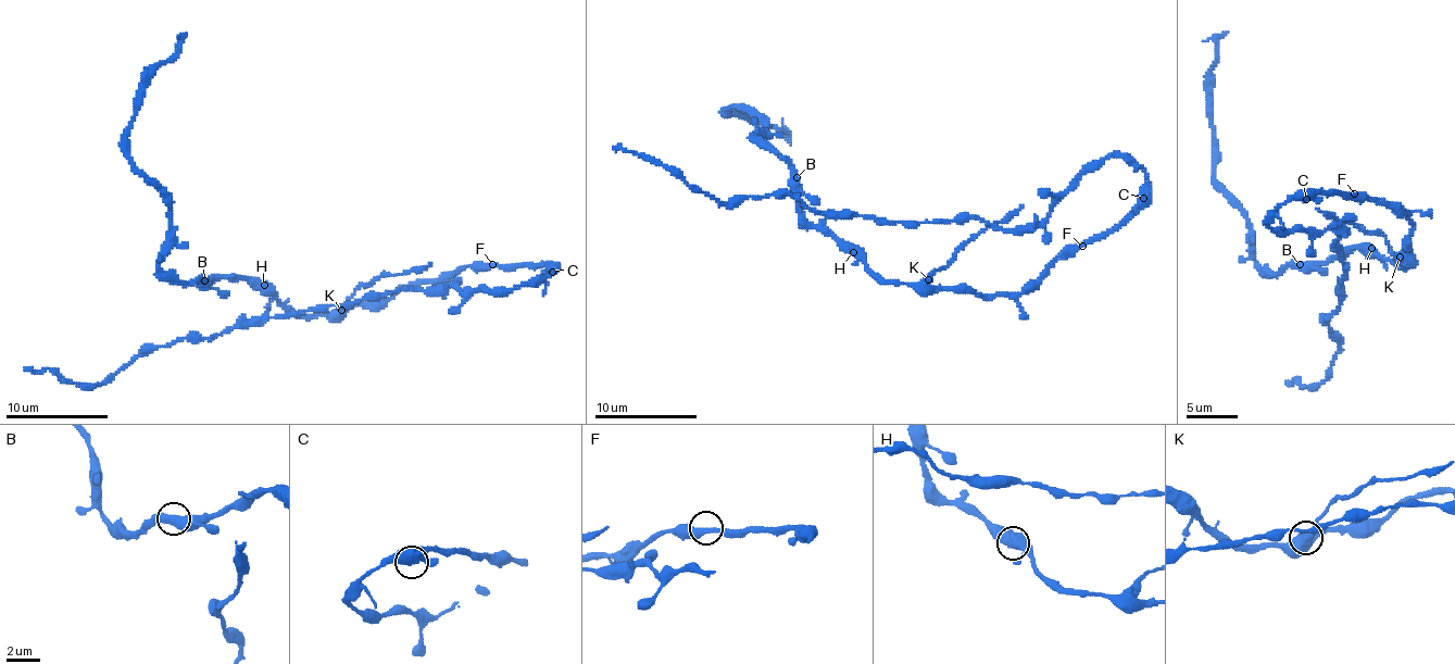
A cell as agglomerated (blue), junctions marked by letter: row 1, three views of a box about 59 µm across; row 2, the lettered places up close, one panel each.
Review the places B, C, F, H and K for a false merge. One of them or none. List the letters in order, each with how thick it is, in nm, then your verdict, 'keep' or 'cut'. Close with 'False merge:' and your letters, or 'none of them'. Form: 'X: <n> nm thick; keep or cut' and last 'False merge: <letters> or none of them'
B: 600 nm thick; keep
C: 480 nm thick; keep
F: 400 nm thick; keep
H: 550 nm thick; keep
K: 550 nm thick; cut
False merge: K

